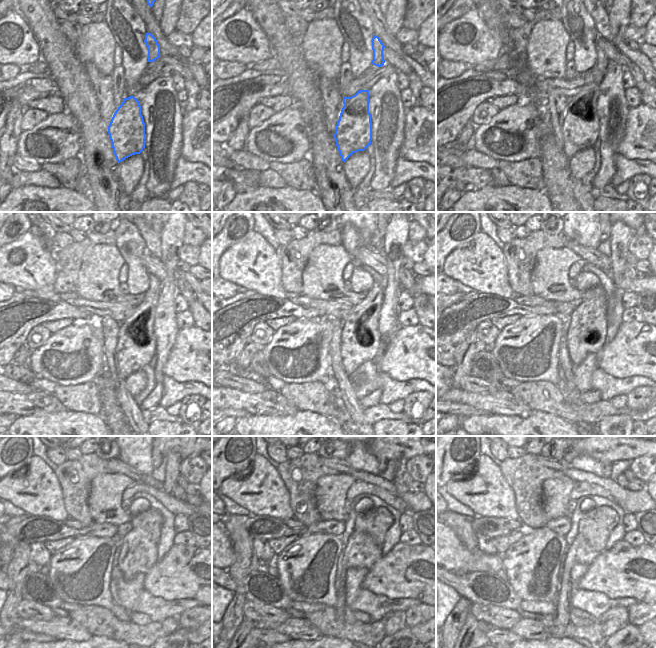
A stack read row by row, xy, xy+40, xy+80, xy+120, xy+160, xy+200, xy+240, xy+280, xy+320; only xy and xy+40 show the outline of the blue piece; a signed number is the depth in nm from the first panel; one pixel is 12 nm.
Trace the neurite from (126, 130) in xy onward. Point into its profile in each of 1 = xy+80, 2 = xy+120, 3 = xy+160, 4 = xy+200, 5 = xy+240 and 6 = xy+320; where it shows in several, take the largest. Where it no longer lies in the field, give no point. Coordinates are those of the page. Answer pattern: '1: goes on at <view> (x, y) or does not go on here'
1: goes on at xy+80 (581, 127)
2: goes on at xy+120 (136, 344)
3: goes on at xy+160 (360, 338)
4: goes on at xy+200 (585, 333)
5: goes on at xy+240 (137, 554)
6: goes on at xy+320 (580, 551)

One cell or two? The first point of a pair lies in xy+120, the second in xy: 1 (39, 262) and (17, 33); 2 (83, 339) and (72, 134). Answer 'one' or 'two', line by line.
1: one
2: one

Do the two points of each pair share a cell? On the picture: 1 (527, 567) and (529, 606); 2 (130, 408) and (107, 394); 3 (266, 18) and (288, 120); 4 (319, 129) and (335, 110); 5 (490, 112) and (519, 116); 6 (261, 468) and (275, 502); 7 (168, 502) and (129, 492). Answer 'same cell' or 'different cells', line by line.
1: different cells
2: different cells
3: different cells
4: different cells
5: different cells
6: same cell
7: same cell

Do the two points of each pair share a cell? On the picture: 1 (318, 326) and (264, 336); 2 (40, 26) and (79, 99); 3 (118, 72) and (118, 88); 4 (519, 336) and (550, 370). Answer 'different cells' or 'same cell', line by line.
1: different cells
2: same cell
3: same cell
4: same cell

